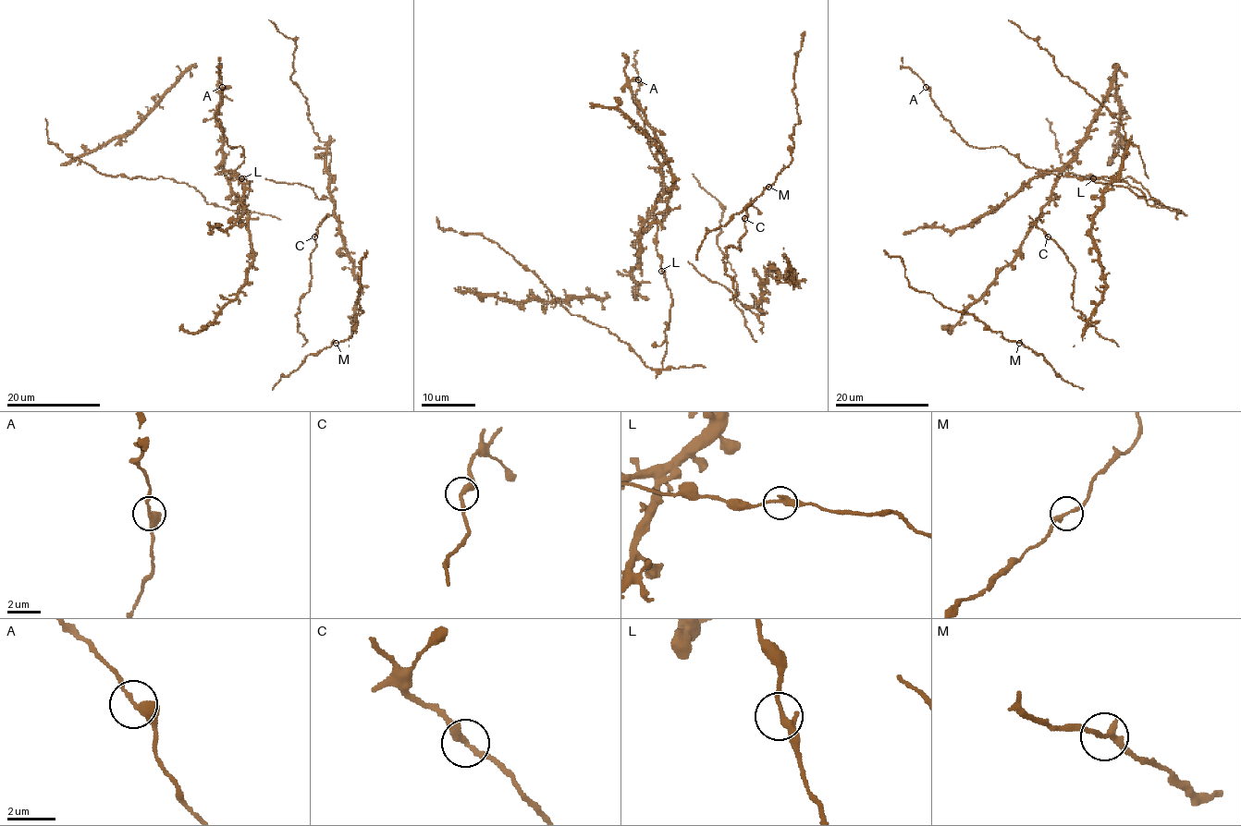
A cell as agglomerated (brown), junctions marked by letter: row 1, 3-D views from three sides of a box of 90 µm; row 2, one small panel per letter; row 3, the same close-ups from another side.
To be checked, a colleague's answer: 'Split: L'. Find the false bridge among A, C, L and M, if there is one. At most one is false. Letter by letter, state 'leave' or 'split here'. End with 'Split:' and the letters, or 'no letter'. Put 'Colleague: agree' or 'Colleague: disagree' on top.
Colleague: disagree
A: leave
C: leave
L: leave
M: leave
Split: no letter

